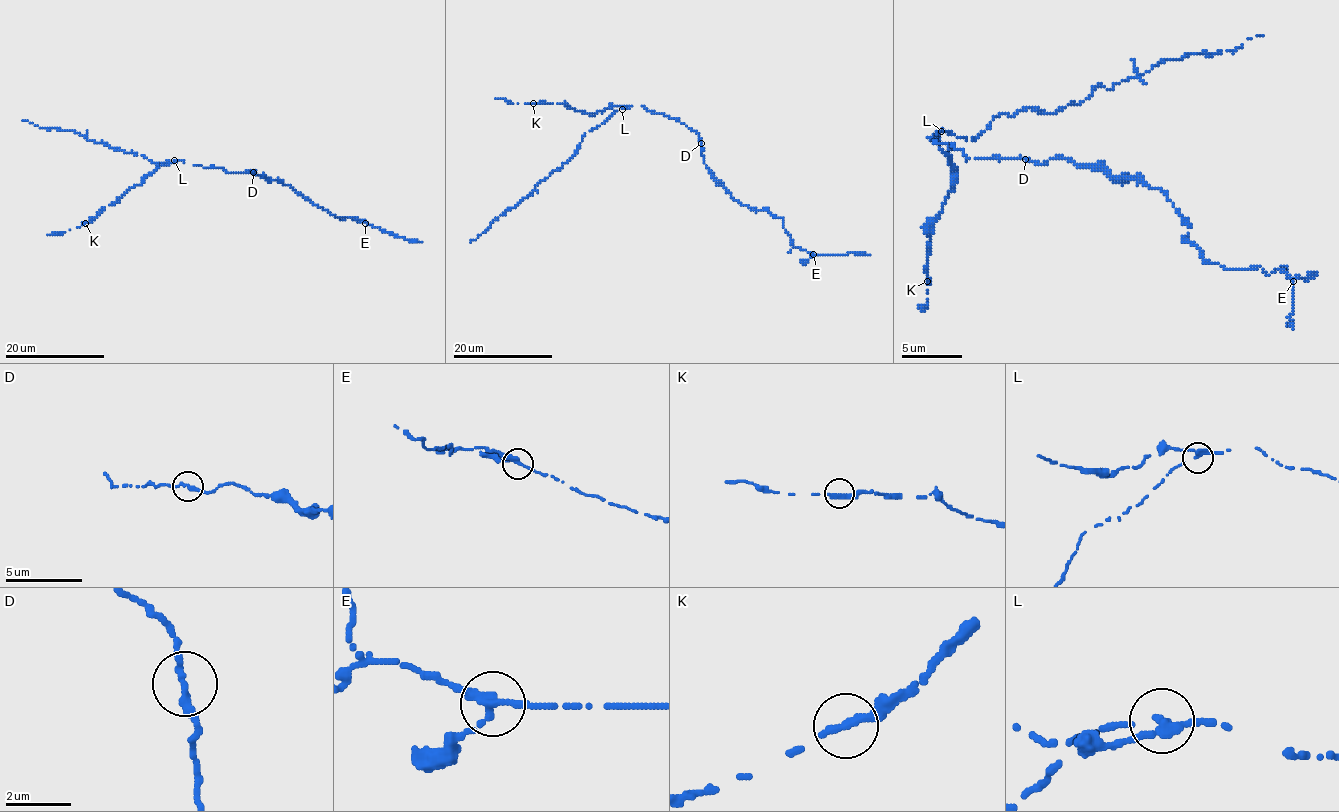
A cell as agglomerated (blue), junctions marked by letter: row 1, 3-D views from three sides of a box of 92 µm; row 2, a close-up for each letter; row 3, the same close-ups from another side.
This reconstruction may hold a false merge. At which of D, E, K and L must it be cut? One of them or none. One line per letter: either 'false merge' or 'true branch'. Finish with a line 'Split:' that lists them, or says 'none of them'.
D: true branch
E: true branch
K: true branch
L: false merge
Split: L

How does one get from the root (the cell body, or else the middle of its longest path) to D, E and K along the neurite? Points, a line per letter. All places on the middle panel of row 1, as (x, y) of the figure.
D: (677, 119), (699, 136), (701, 144)
E: (677, 119), (699, 136), (703, 162), (734, 199), (751, 209), (766, 209), (781, 217), (791, 244), (813, 254)
K: (677, 119), (648, 111), (641, 105), (612, 105), (603, 111), (586, 114), (563, 103), (533, 103)

